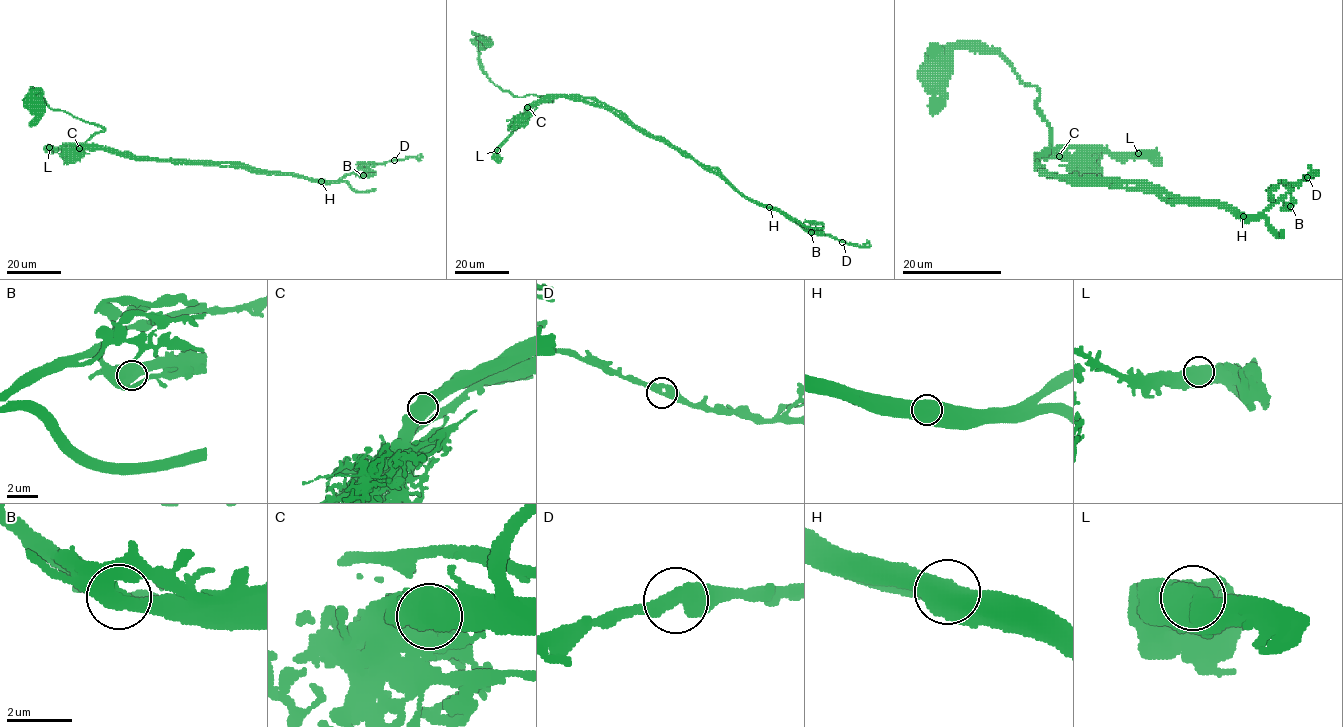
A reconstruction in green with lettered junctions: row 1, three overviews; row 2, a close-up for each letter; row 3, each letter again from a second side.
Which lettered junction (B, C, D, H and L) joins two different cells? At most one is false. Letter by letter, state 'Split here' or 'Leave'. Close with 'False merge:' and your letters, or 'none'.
B: Leave
C: Leave
D: Leave
H: Split here
L: Leave
False merge: H

